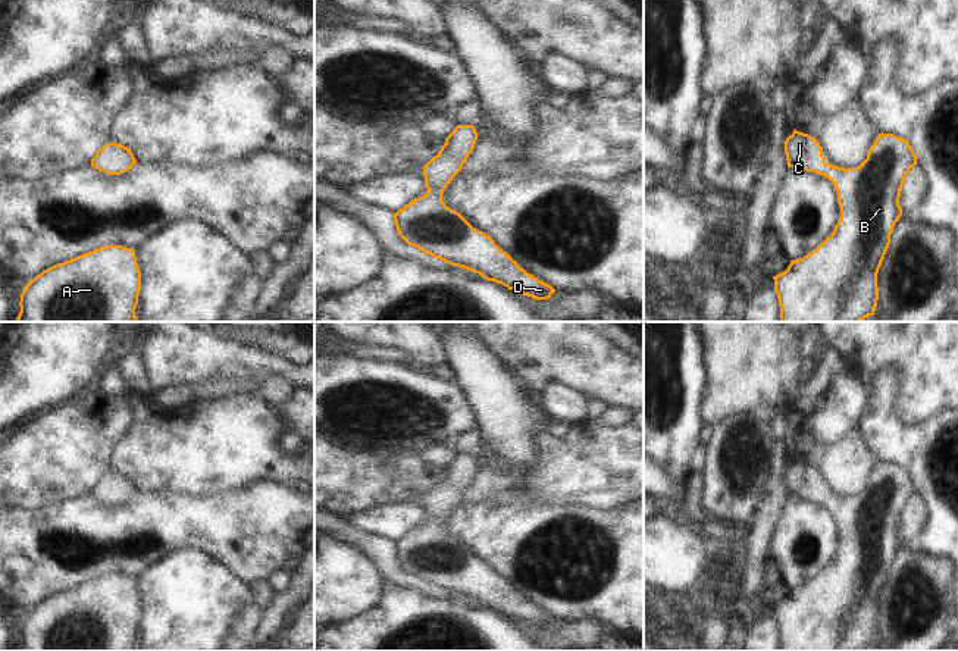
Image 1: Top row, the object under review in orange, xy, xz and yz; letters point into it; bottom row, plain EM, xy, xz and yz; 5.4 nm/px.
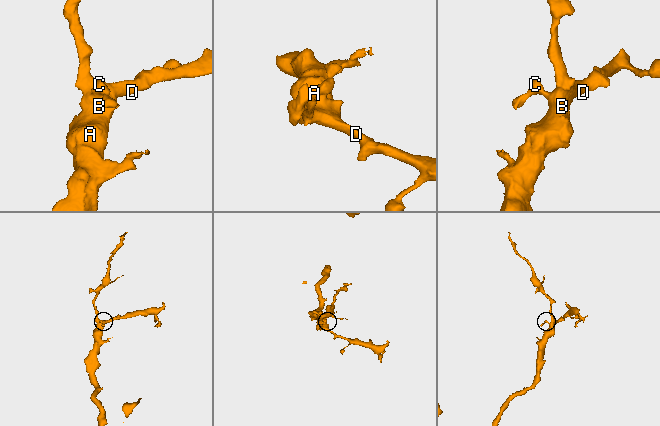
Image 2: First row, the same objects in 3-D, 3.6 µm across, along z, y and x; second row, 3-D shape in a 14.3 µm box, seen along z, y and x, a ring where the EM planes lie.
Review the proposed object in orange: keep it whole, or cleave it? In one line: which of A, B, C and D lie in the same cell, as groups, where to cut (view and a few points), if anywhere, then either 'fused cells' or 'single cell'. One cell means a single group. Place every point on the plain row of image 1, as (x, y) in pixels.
A B C D; no cut; single cell

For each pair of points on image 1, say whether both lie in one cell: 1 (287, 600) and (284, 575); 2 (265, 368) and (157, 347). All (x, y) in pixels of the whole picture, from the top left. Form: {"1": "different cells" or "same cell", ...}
{"1": "different cells", "2": "same cell"}

